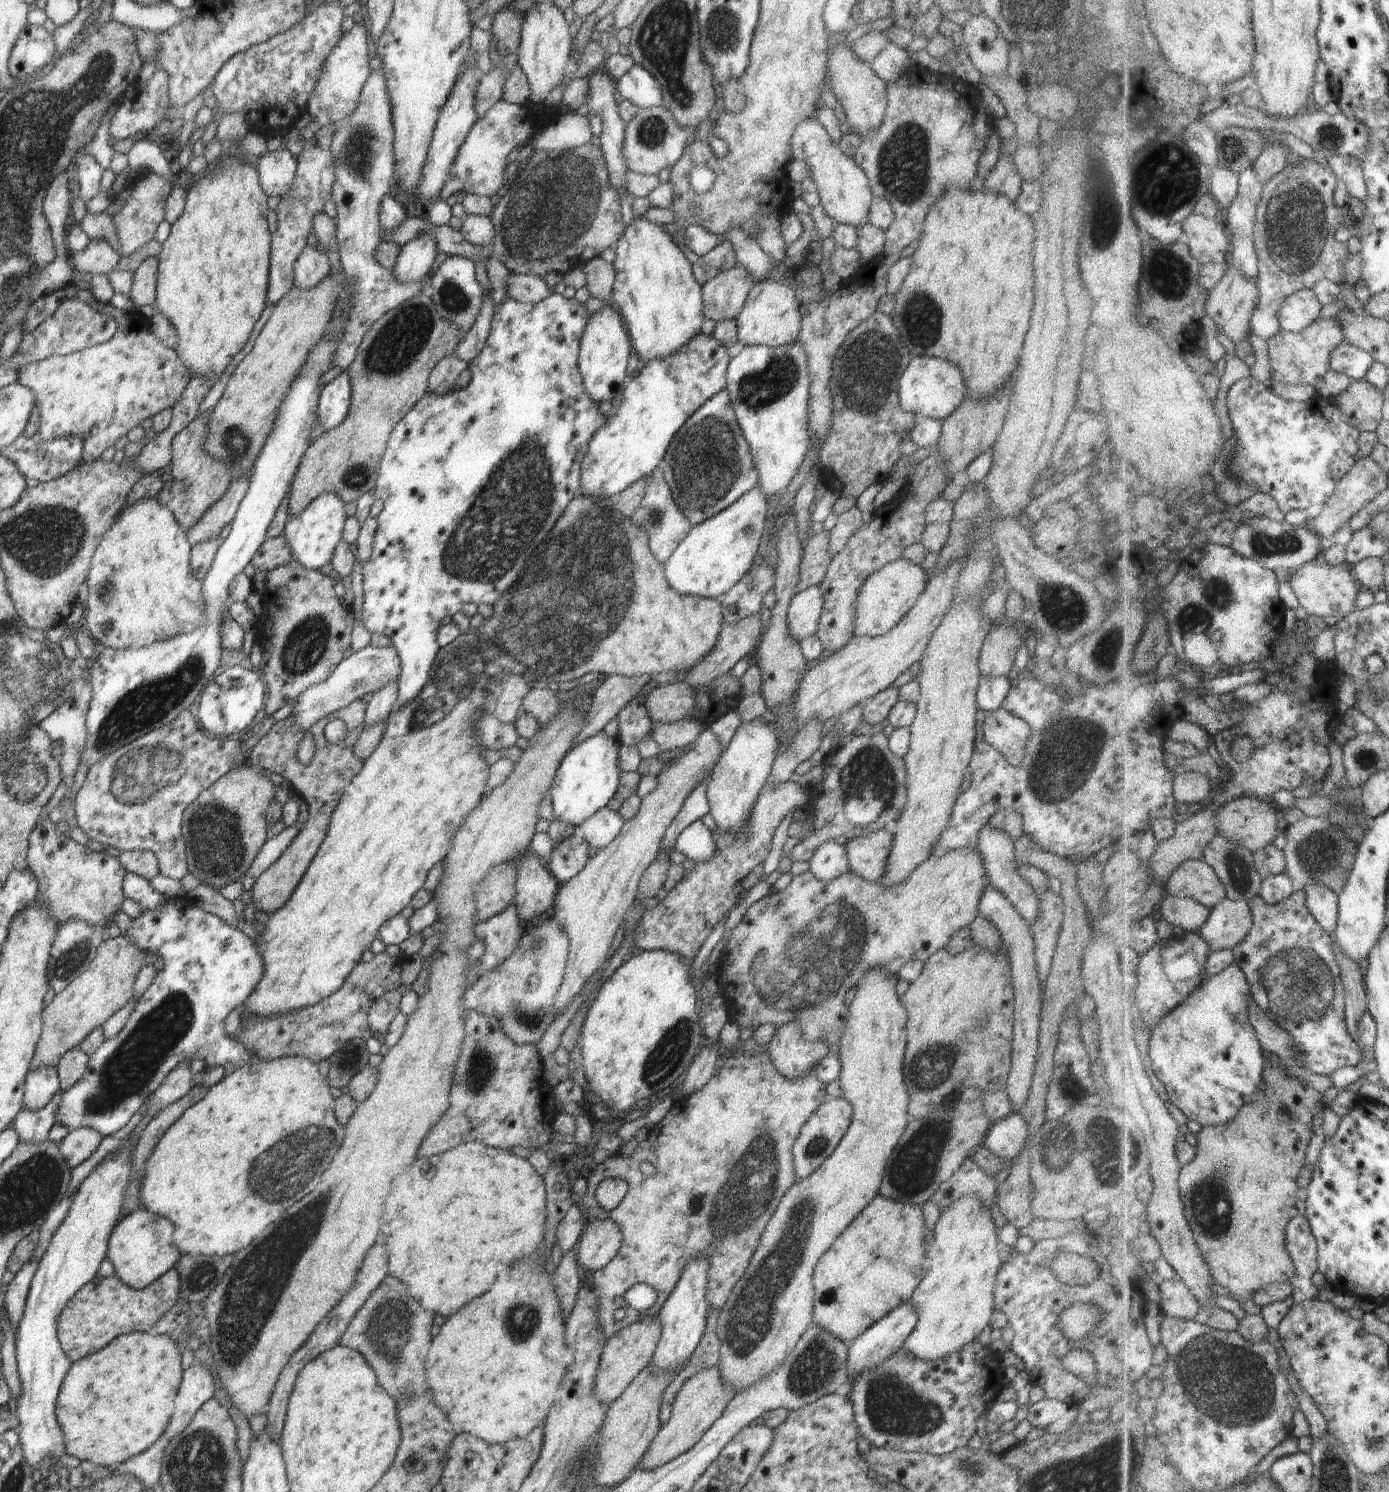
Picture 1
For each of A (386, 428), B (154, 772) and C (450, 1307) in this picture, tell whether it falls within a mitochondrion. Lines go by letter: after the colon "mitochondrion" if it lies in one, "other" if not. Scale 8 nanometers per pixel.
A: other
B: mitochondrion
C: other

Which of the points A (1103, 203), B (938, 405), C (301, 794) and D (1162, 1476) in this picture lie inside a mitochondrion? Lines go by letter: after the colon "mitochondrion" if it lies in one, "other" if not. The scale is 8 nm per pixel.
A: mitochondrion
B: other
C: other
D: other

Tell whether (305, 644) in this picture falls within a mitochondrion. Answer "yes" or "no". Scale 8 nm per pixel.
yes

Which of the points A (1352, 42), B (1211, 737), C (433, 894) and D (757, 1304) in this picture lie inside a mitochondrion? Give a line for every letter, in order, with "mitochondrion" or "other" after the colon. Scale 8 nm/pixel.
A: other
B: other
C: other
D: mitochondrion

